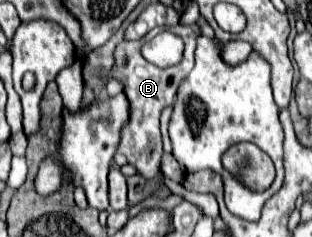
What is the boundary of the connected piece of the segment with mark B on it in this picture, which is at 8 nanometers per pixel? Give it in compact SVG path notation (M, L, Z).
M174 25L174 27L162 27L162 31L172 31L174 35L180 35L184 39L184 57L178 65L168 67L168 69L160 69L152 63L148 63L142 53L140 47L148 41L148 37L153 37L153 30L139 41L122 41L116 51L114 51L114 63L116 63L116 71L114 77L120 79L124 83L124 91L128 95L130 107L132 107L132 119L128 121L128 125L122 131L122 141L118 151L126 155L128 163L132 163L138 173L146 179L156 177L156 173L160 171L160 157L162 157L162 139L160 139L160 113L164 107L174 105L174 97L176 97L176 87L180 85L180 81L188 75L188 71L192 71L194 67L194 47L196 47L196 35L200 35L198 25Z

